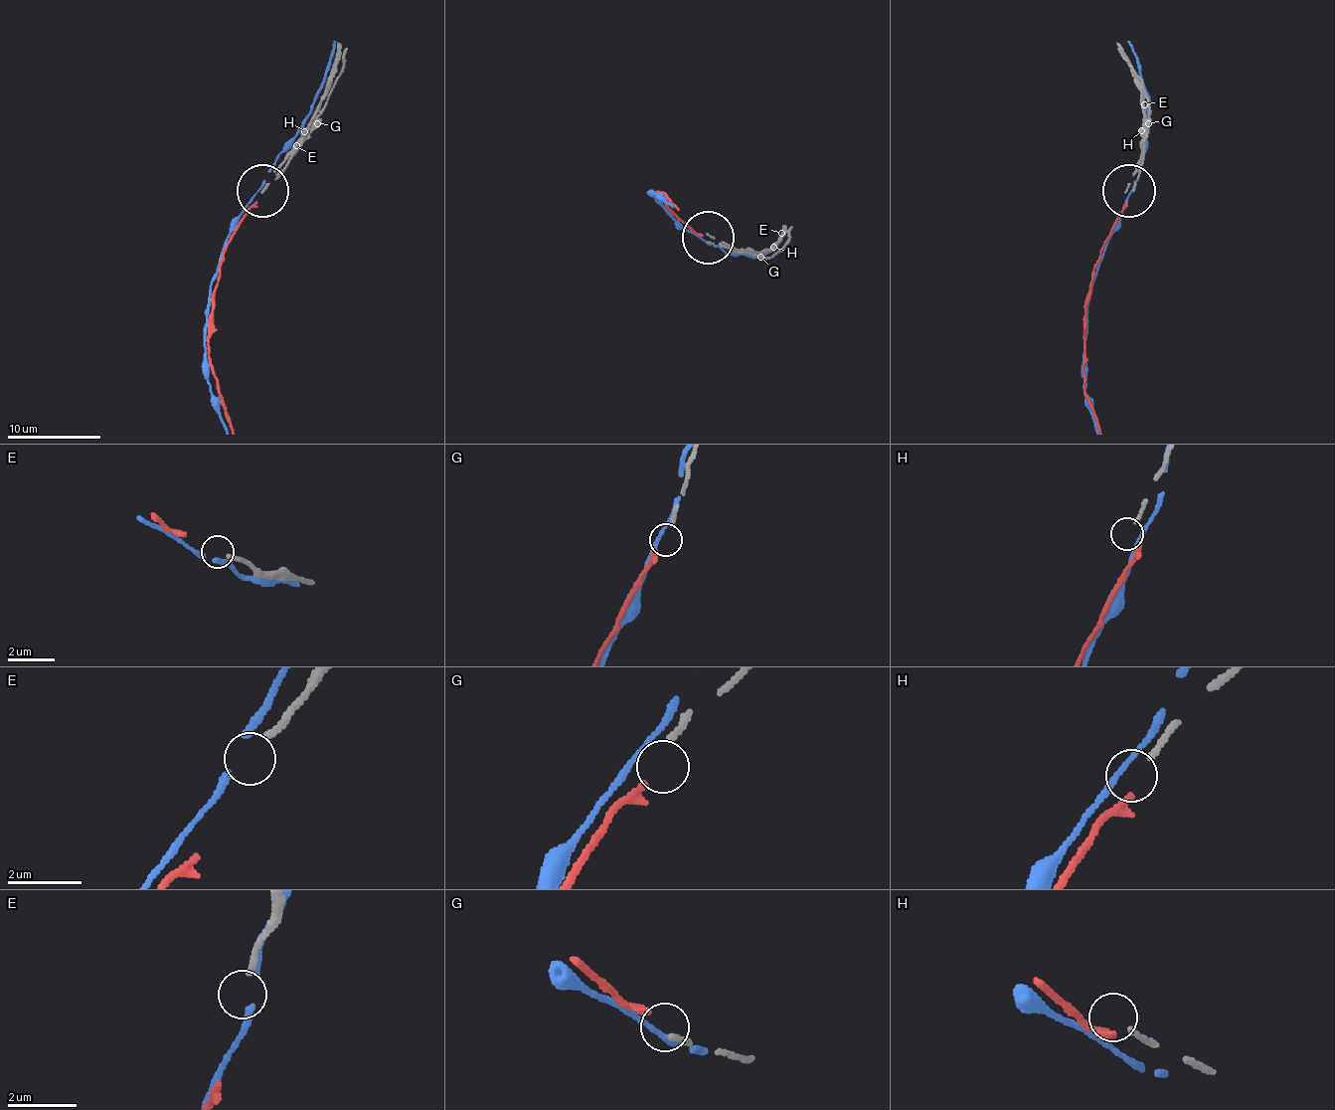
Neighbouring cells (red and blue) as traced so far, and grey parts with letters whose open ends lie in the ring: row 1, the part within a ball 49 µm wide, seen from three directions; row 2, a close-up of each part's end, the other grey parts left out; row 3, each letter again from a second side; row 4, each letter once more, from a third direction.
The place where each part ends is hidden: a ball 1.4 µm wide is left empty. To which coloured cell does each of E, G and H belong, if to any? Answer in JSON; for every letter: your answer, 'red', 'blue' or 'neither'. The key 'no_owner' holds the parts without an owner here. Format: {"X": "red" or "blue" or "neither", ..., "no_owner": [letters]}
{"E": "neither", "G": "red", "H": "neither", "no_owner": ["E", "H"]}

